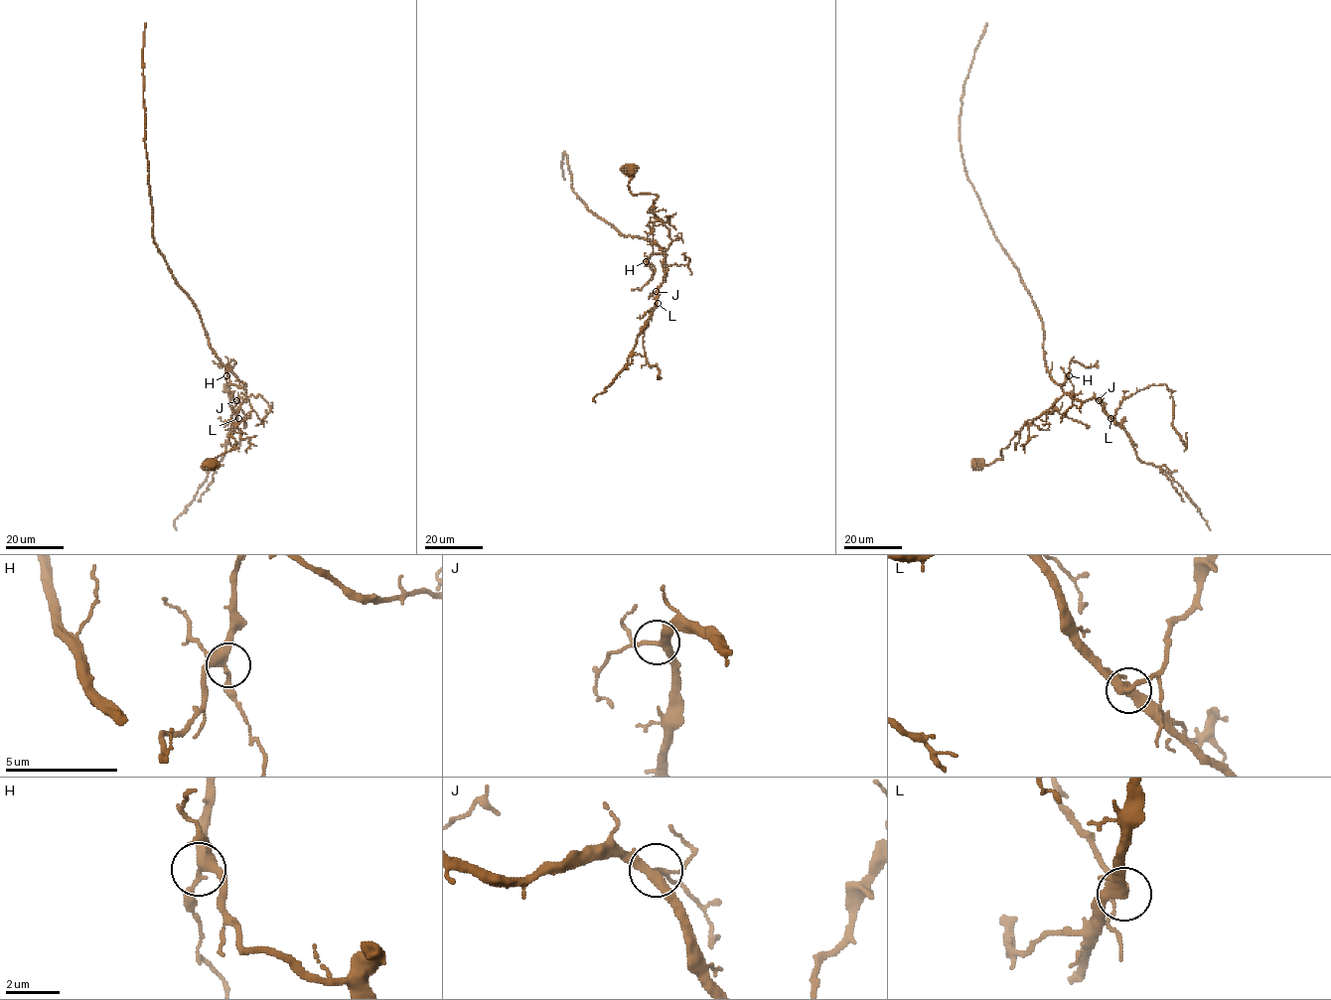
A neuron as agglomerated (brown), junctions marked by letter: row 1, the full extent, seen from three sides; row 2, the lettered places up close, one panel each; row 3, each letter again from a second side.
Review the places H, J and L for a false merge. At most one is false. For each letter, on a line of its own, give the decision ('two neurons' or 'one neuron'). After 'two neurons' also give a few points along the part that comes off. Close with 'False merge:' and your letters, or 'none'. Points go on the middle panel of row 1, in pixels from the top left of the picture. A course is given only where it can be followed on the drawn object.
H: one neuron
J: one neuron
L: one neuron
False merge: none

